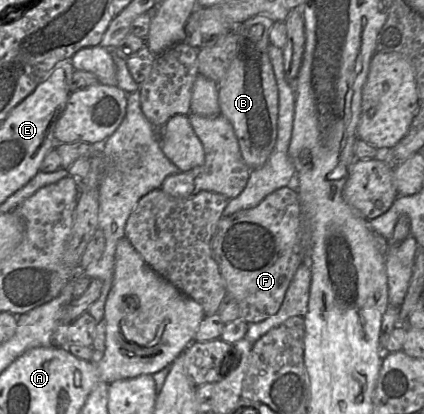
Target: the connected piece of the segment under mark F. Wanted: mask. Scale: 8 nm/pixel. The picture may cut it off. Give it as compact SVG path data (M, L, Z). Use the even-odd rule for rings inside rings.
M282 187L257 206L222 216L211 238L213 257L225 280L227 293L237 301L239 317L248 324L276 314L289 284L302 264L301 207L295 188Z

